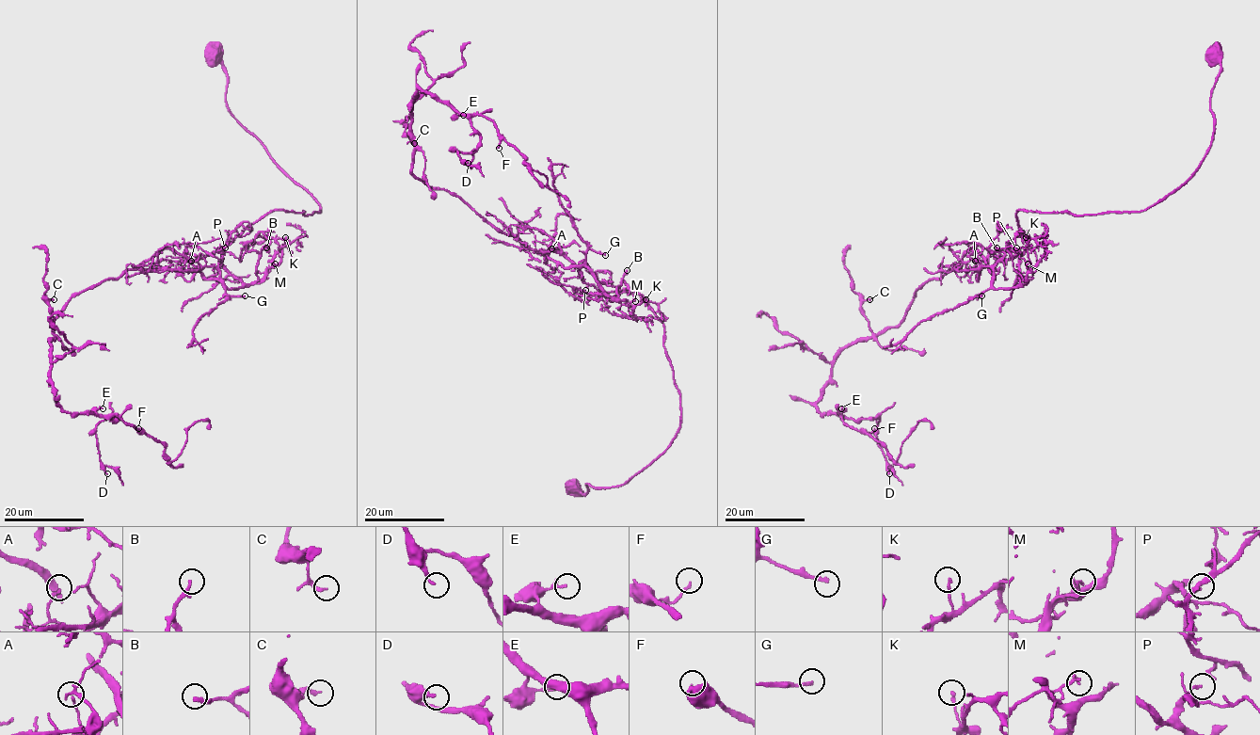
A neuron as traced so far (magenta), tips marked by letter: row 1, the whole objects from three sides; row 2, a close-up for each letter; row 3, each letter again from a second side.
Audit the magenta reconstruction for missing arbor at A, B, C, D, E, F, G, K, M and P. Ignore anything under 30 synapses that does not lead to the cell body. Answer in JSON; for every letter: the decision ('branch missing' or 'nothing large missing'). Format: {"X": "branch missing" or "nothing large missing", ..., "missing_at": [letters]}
{"A": "nothing large missing", "B": "nothing large missing", "C": "nothing large missing", "D": "nothing large missing", "E": "nothing large missing", "F": "nothing large missing", "G": "nothing large missing", "K": "nothing large missing", "M": "nothing large missing", "P": "nothing large missing", "missing_at": []}

